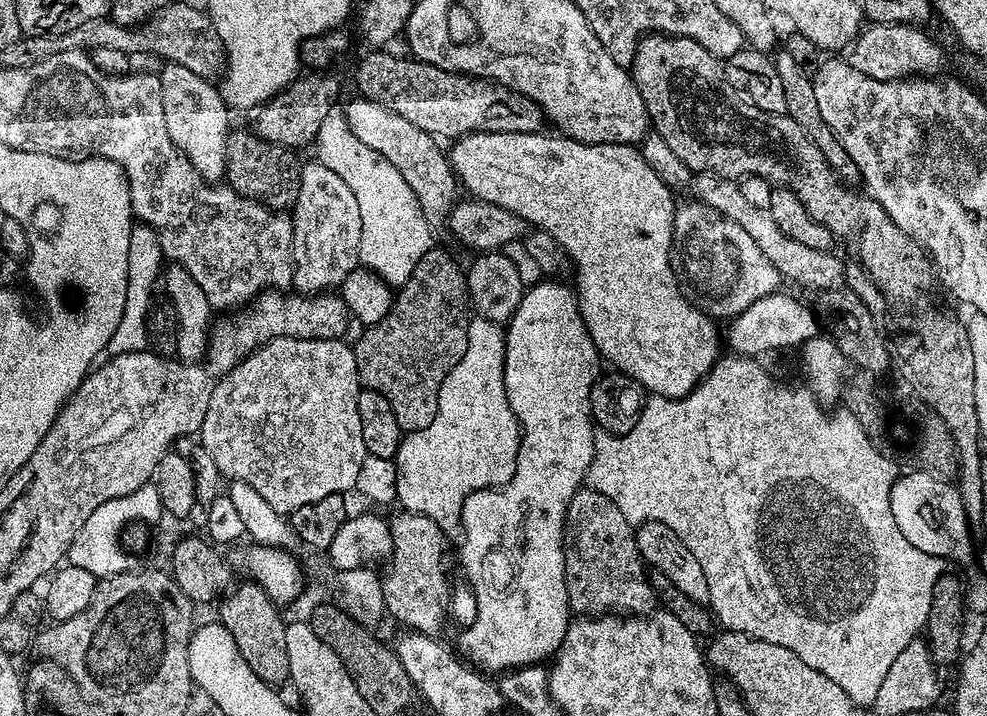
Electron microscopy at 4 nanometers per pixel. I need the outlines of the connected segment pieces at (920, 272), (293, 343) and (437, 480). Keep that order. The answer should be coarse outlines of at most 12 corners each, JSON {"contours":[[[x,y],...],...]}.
{"contours":[[[649,34],[632,80],[693,173],[789,188],[889,302],[934,265],[721,57]],[[274,338],[198,433],[281,514],[351,493],[353,345]],[[468,326],[426,430],[401,439],[396,499],[445,537],[507,484],[522,424],[504,332]]]}

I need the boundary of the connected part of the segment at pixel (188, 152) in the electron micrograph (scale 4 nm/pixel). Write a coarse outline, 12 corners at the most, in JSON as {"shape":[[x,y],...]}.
{"shape":[[184,66],[158,72],[170,142],[201,178],[226,176],[228,108]]}

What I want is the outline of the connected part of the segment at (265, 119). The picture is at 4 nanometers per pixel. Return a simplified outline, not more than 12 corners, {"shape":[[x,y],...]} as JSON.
{"shape":[[297,77],[255,113],[256,136],[293,150],[315,143],[342,84]]}

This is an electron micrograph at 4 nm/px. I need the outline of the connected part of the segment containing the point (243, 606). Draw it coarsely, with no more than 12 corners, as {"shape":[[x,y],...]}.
{"shape":[[253,582],[219,601],[246,666],[289,683],[285,617]]}

